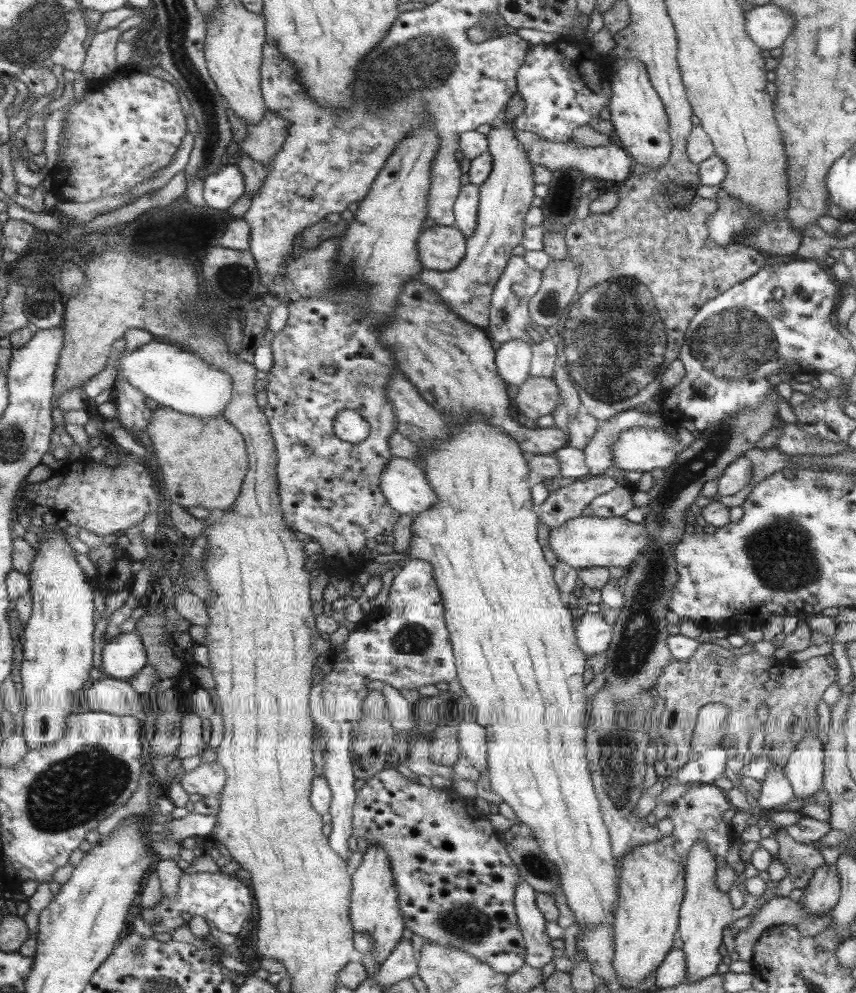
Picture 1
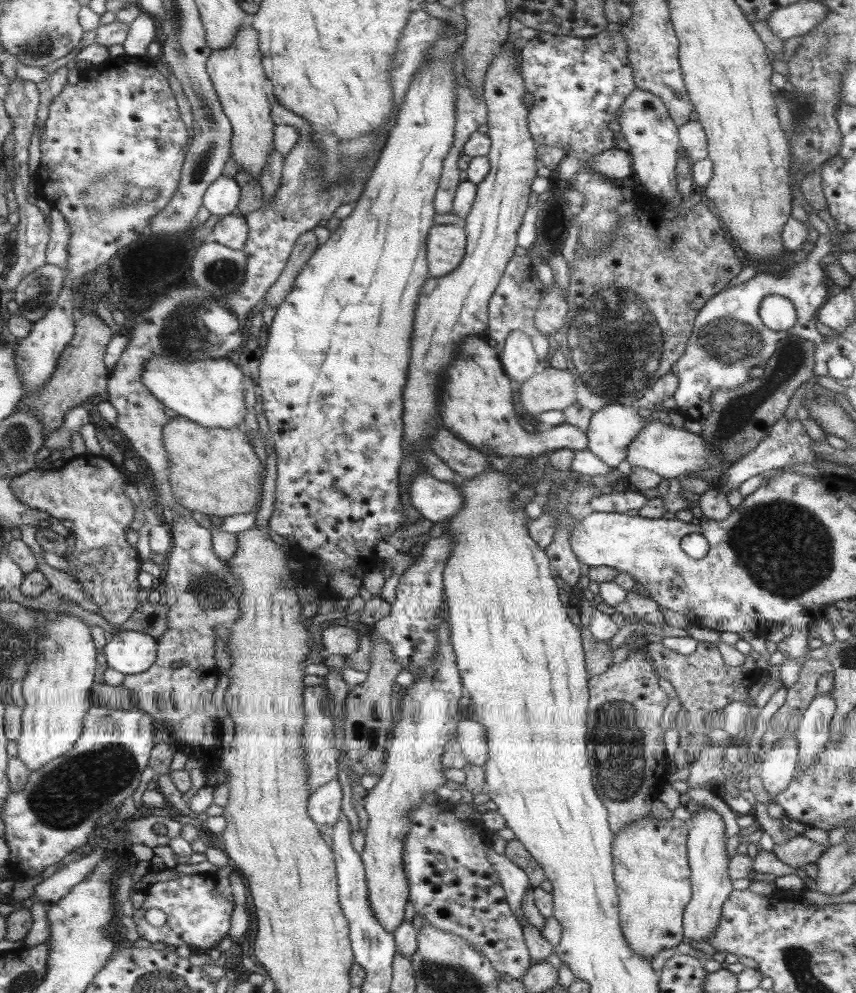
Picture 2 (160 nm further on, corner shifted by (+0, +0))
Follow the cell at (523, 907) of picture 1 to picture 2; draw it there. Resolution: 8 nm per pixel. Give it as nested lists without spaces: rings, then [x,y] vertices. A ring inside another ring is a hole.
[[[493,849],[487,850],[486,858],[489,859],[491,864],[494,864],[495,871],[498,872],[511,910],[515,911],[515,914],[522,915],[520,909],[521,896],[523,896],[526,886],[530,884],[527,876],[515,864],[512,864],[505,855],[495,853]]]

